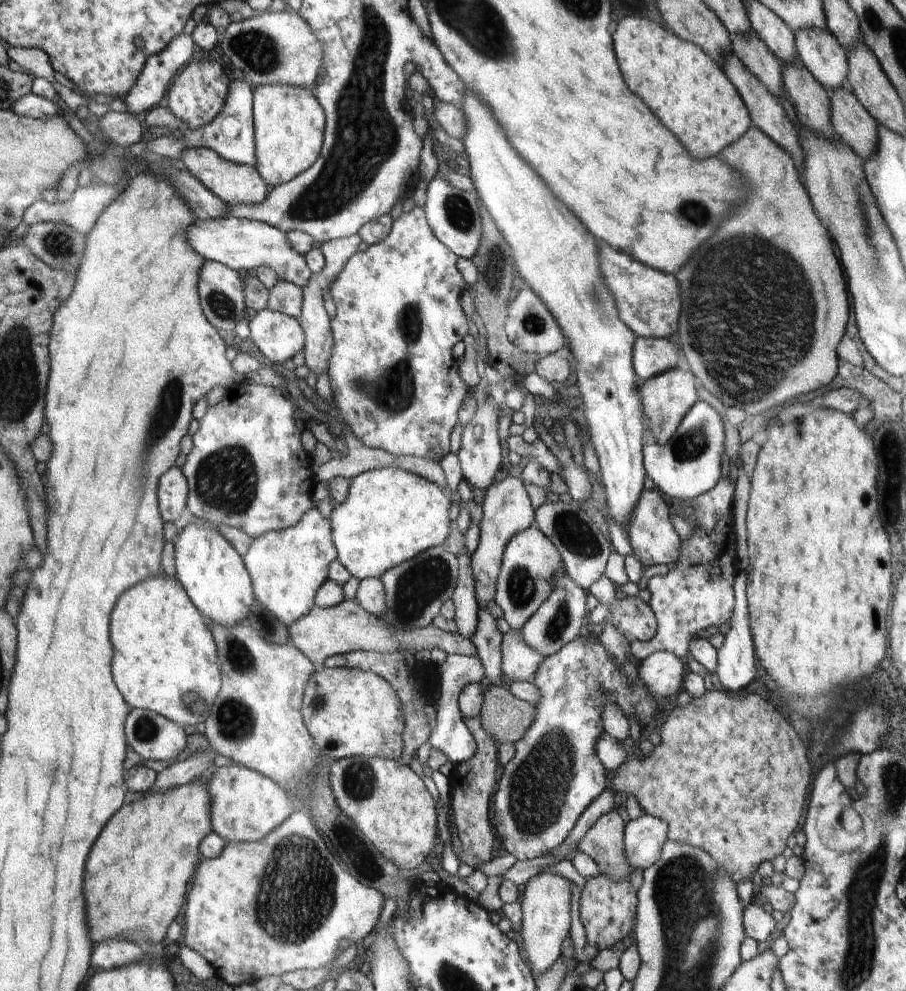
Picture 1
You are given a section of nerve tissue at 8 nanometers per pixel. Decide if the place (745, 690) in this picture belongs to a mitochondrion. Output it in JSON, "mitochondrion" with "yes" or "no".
{"mitochondrion":"no"}

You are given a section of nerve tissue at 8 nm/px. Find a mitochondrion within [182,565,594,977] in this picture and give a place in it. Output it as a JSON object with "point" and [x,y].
{"point":[297,891]}

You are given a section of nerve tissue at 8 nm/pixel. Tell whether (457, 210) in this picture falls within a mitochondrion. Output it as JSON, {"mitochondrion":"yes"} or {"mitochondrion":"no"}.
{"mitochondrion":"yes"}

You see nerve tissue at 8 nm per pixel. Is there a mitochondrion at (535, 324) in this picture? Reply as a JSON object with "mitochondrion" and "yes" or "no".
{"mitochondrion":"yes"}

